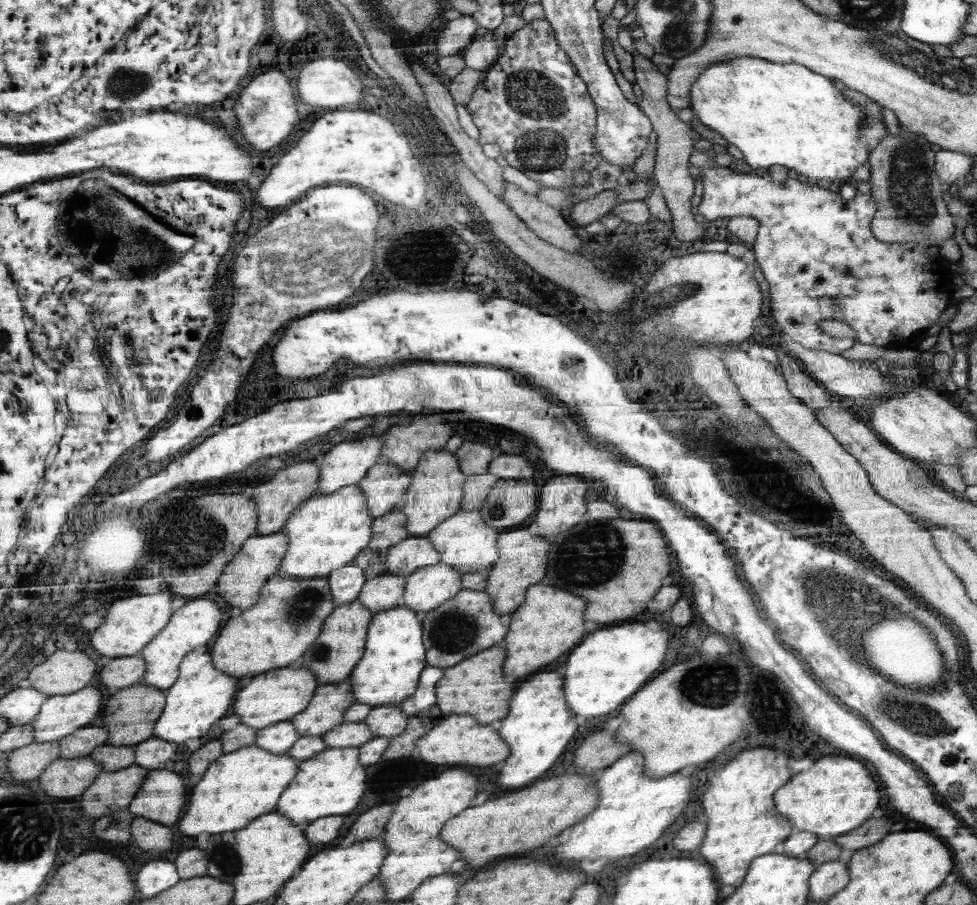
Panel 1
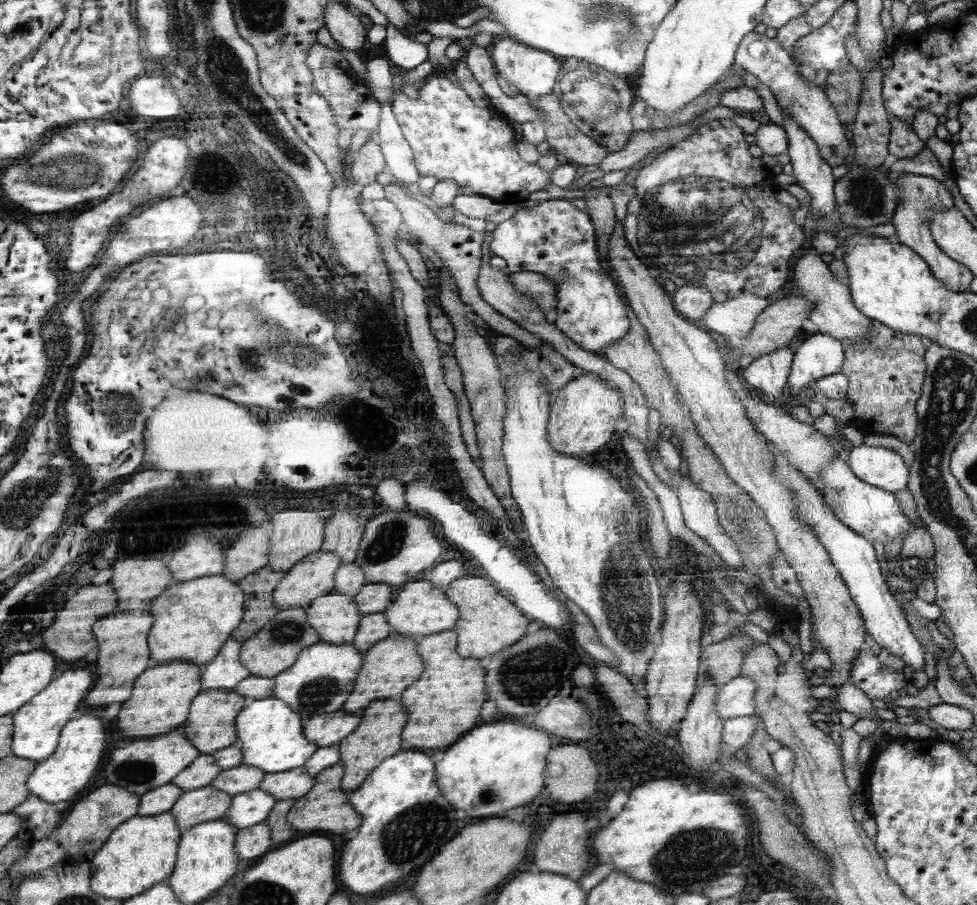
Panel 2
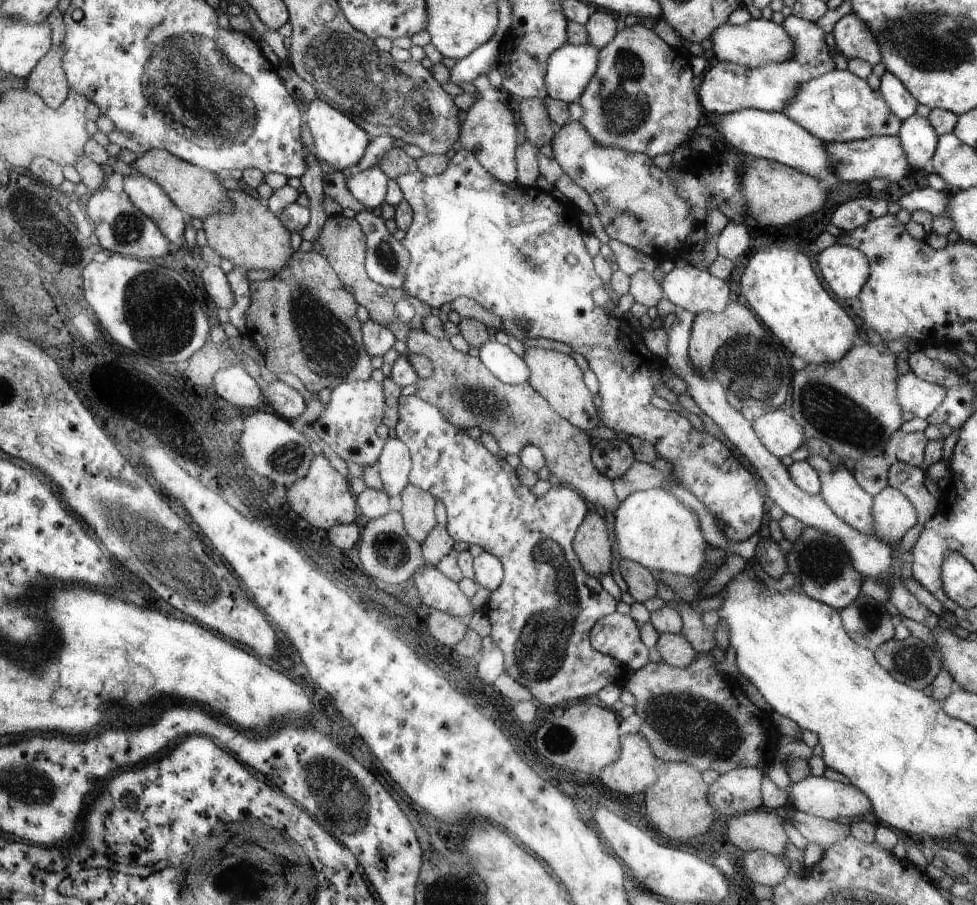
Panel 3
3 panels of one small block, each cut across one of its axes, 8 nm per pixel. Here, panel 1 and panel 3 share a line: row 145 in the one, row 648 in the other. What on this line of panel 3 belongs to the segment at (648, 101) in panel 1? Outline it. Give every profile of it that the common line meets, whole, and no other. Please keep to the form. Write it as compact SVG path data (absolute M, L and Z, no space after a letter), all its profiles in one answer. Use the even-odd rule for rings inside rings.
M663 633L656 647L663 662L672 667L686 669L701 656L682 634Z

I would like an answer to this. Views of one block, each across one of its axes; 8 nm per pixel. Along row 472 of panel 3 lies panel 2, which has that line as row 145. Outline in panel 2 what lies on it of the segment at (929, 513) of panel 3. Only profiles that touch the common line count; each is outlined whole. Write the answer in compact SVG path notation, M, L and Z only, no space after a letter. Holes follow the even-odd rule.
M889 116L890 120L890 144L887 150L900 158L914 158L924 148L925 142L916 136L916 132L908 122L902 122L896 116Z

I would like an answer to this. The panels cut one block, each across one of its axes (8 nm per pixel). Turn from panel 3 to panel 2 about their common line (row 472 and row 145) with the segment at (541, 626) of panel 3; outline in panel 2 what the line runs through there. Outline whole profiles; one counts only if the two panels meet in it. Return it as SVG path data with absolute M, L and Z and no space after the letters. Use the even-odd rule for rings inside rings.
M439 68L431 76L428 76L424 86L419 86L418 98L410 98L406 94L394 97L391 102L392 110L398 122L405 140L413 151L415 165L420 176L434 175L438 180L452 179L458 186L472 188L474 195L482 195L496 202L510 204L510 202L522 203L522 190L536 192L545 189L552 180L552 171L543 169L537 162L529 163L518 154L518 141L512 136L509 120L501 112L492 108L480 108L476 102L464 92L460 84L454 84L448 76L446 69Z

